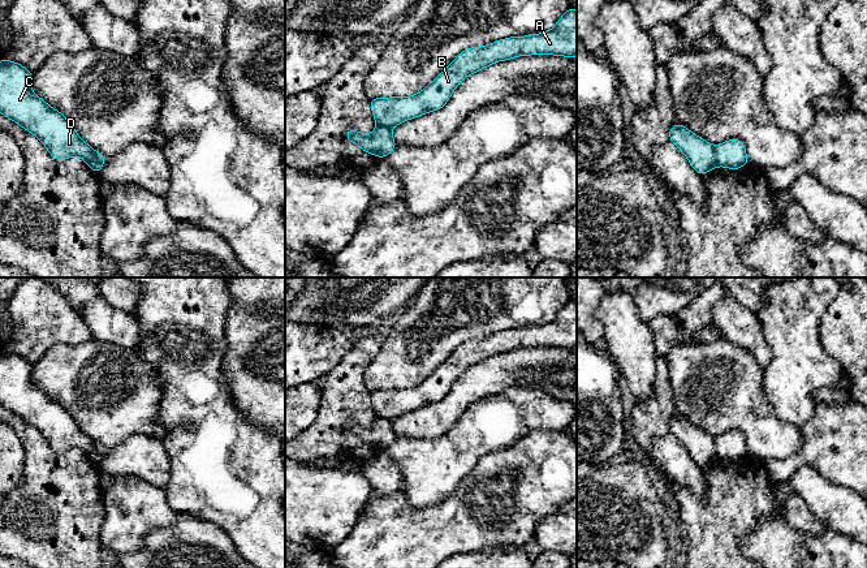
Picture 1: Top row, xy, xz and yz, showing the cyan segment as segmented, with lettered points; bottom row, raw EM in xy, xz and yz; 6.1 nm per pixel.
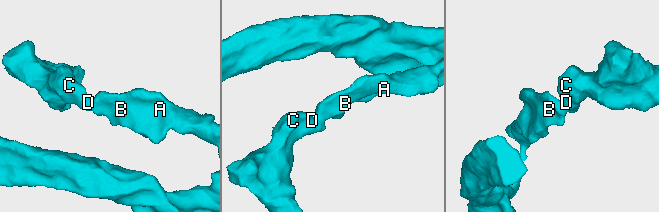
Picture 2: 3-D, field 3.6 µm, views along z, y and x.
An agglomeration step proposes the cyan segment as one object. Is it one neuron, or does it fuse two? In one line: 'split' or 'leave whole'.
split

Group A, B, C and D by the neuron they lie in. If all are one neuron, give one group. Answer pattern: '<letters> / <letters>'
A B / C D

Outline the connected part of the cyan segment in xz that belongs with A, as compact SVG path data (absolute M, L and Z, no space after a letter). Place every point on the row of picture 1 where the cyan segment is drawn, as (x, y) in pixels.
M569 8L556 26L543 34L510 36L462 51L450 65L414 96L370 100L378 125L393 129L407 119L443 108L458 83L474 72L516 56L556 55L577 57L577 9Z

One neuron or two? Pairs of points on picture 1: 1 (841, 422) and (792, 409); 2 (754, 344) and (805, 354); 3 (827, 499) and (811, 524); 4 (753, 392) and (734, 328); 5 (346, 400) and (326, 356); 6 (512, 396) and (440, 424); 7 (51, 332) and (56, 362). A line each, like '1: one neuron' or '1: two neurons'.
1: two neurons
2: two neurons
3: two neurons
4: two neurons
5: two neurons
6: two neurons
7: two neurons

